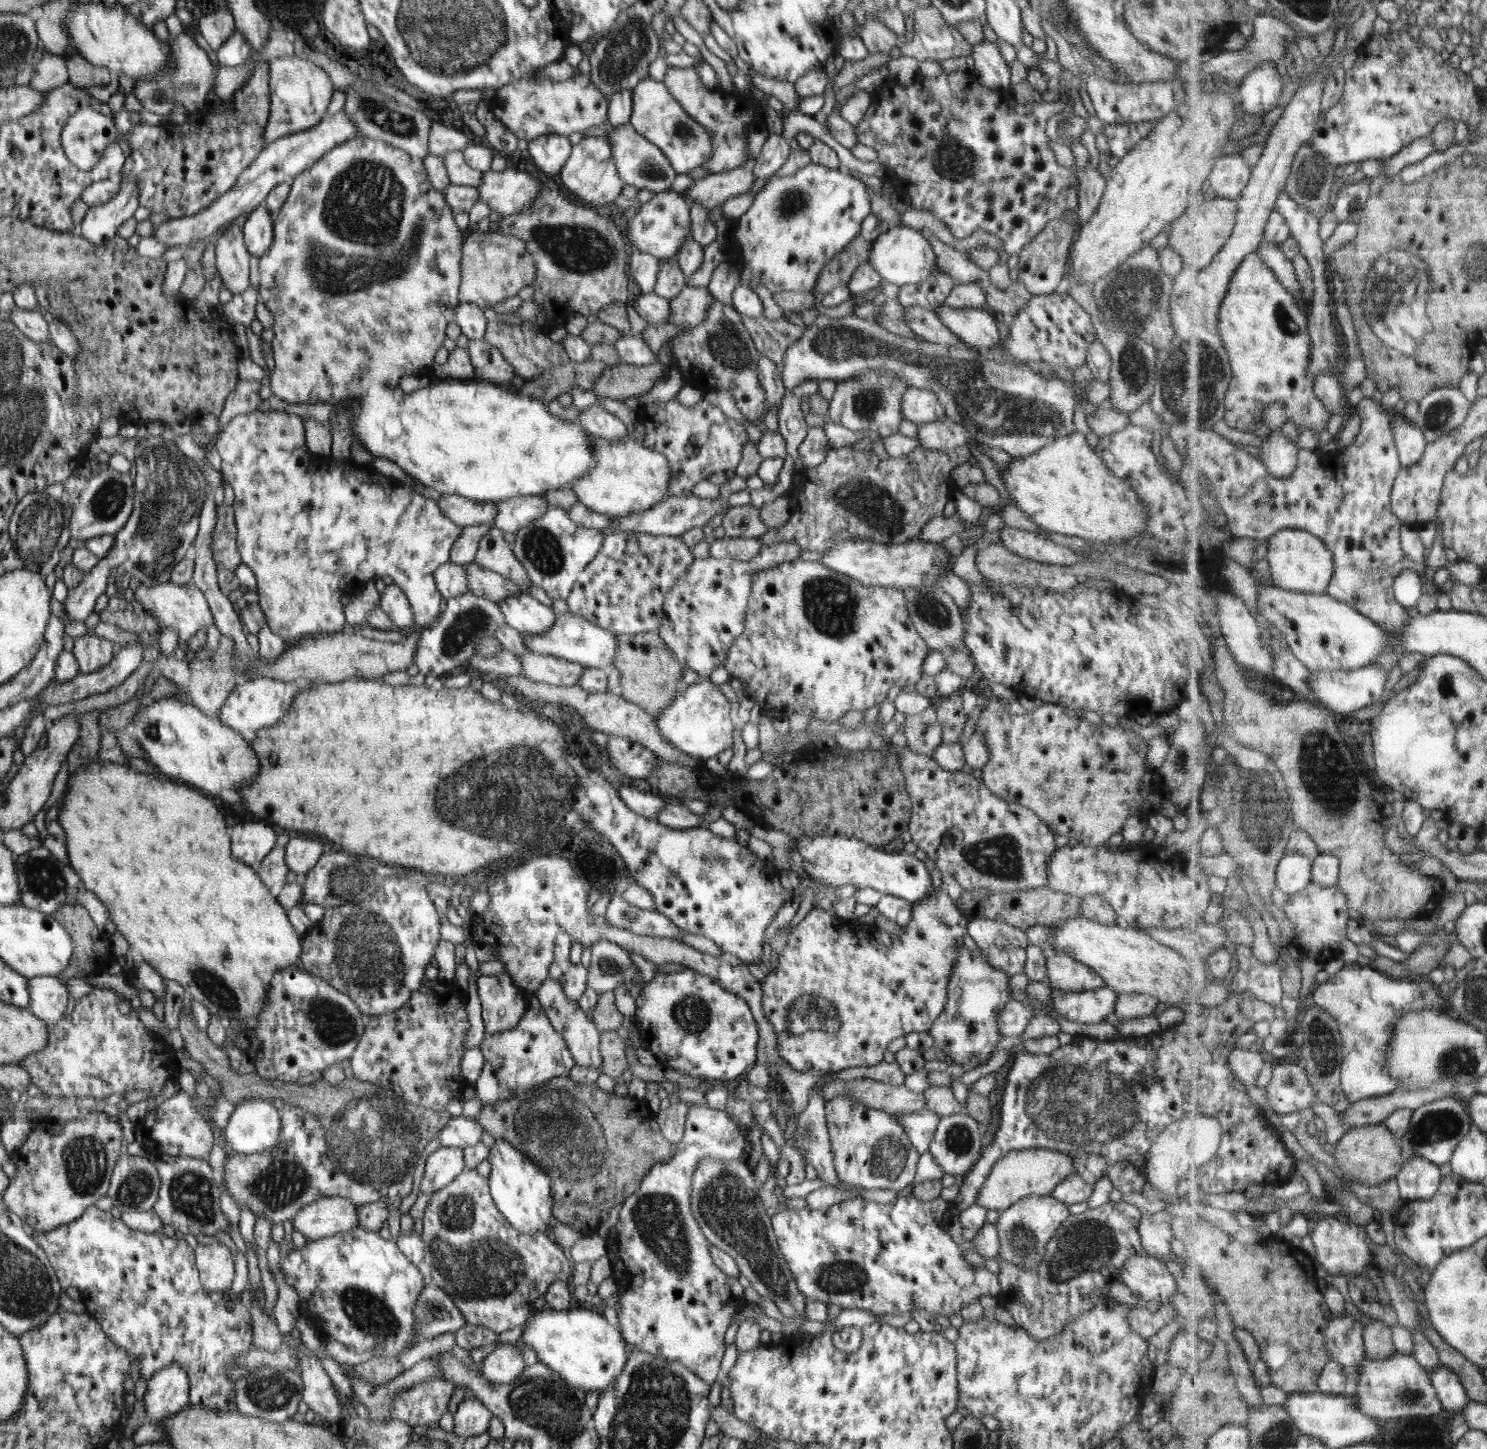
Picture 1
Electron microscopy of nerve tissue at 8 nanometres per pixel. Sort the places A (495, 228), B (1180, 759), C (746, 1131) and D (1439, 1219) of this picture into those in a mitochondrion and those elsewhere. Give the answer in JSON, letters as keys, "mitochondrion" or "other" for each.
{"A":"other","B":"mitochondrion","C":"other","D":"other"}

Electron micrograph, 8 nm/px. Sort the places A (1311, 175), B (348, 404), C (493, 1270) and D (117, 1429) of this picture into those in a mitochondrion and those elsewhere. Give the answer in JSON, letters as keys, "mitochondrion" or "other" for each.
{"A":"mitochondrion","B":"other","C":"mitochondrion","D":"other"}

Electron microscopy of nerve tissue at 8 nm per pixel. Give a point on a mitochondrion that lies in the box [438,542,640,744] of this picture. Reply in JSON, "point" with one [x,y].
{"point":[468,627]}

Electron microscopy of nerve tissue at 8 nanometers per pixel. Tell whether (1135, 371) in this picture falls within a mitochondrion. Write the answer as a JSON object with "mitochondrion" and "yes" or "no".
{"mitochondrion":"yes"}

